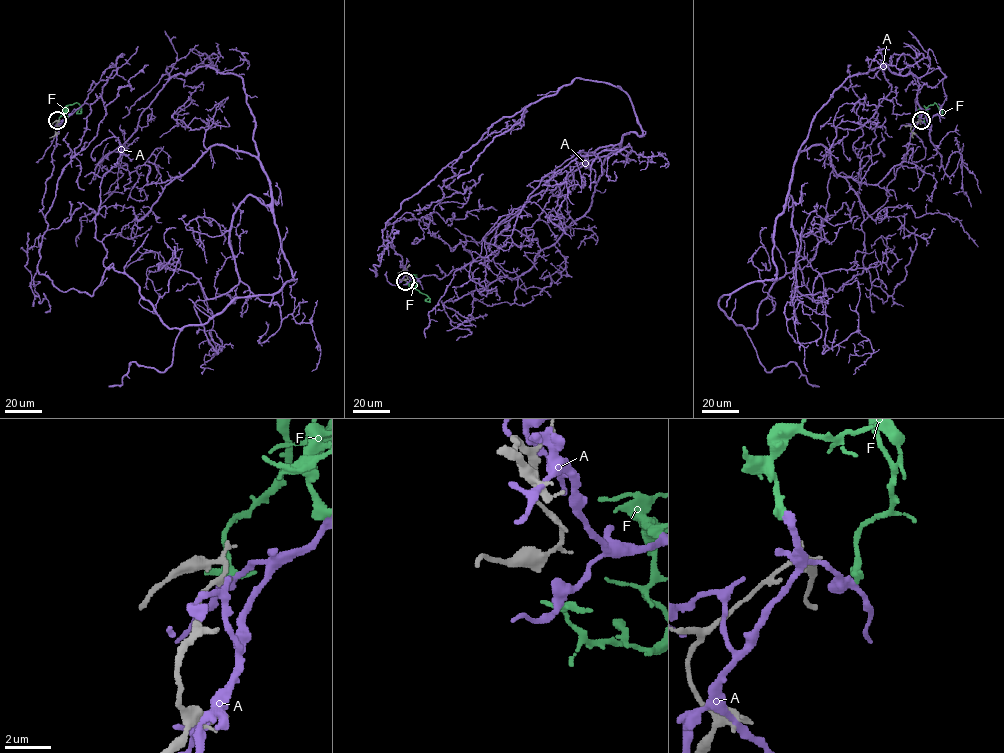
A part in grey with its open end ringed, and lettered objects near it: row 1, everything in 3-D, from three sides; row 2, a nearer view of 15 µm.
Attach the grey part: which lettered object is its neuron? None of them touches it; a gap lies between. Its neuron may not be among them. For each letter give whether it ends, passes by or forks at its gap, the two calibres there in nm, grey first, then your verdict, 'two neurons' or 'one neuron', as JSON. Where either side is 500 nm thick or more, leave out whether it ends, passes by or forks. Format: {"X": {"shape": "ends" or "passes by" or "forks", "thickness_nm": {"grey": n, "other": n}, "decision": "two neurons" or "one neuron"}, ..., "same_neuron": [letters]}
{"A": {"shape": "passes by", "thickness_nm": {"grey": 320, "other": 360}, "decision": "two neurons"}, "F": {"shape": "passes by", "thickness_nm": {"grey": 320, "other": 200}, "decision": "one neuron"}, "same_neuron": ["F"]}

